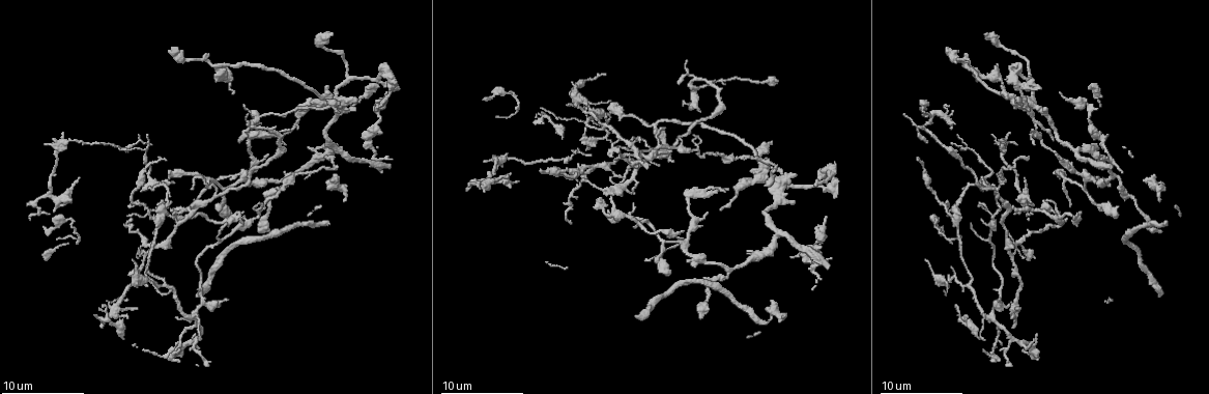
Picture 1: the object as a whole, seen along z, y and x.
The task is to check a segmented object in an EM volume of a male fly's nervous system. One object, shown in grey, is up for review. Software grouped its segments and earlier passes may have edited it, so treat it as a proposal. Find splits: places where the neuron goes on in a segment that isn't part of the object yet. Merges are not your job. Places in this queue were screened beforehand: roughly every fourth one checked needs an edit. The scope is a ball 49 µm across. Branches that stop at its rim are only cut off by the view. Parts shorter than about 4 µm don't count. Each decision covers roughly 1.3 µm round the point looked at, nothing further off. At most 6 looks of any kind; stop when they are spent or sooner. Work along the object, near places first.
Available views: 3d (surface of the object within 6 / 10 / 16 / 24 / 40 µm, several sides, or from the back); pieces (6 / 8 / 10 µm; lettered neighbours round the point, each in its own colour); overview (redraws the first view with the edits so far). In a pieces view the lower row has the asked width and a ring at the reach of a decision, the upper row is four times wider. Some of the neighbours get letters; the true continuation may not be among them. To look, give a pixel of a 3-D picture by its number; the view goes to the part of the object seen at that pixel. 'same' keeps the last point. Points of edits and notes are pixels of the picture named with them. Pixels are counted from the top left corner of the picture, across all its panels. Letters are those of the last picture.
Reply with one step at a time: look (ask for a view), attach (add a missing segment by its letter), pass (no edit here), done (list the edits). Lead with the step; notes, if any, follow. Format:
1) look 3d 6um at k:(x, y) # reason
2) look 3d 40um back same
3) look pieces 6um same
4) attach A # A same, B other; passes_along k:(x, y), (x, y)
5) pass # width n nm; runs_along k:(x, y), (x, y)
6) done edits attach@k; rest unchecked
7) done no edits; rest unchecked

look pieces 10um at 1:(326, 158)

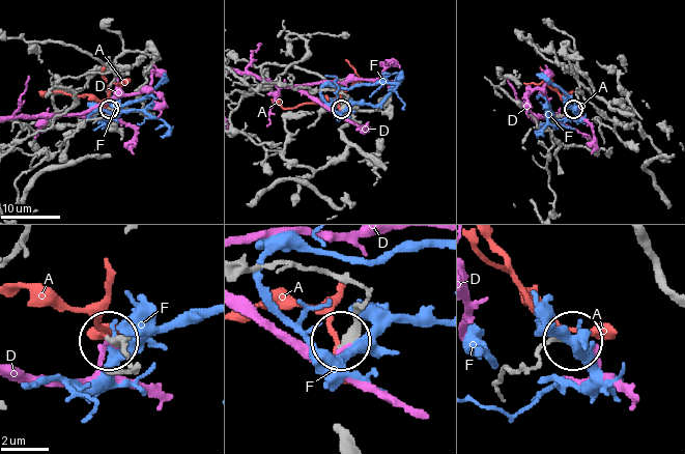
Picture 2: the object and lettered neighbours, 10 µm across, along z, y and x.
pass # width 350 nm; A other, D other, F other; none of them fits

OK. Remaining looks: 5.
look pieces 8um at 1:(231, 93) # free end

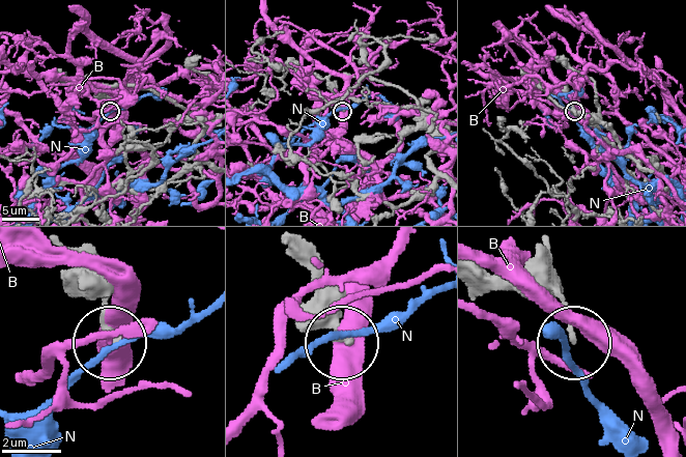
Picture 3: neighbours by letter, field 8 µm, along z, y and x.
pass # B other, N other; no lettered segment goes on from it

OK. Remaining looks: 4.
look 3d 6um at 1:(925, 138)

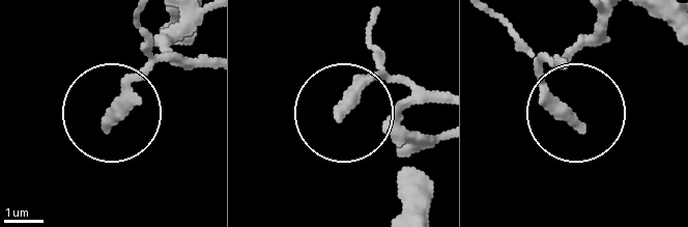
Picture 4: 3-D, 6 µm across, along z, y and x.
look pieces 8um at 4:(340, 110)

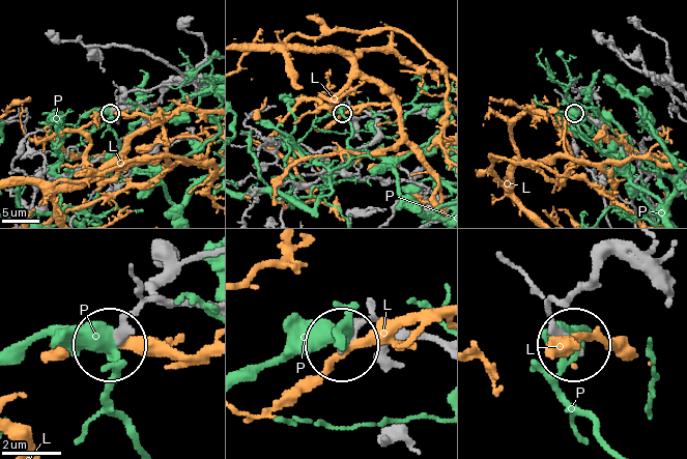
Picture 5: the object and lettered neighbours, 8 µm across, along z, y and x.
pass # width 280 nm; L other, P other; no lettered segment goes on from it

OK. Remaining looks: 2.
done no edits; rest unchecked

